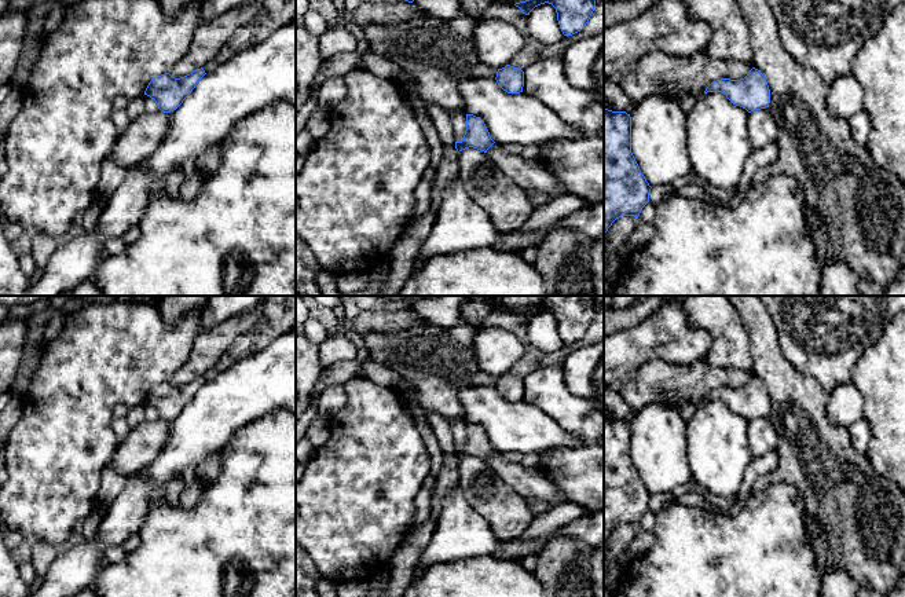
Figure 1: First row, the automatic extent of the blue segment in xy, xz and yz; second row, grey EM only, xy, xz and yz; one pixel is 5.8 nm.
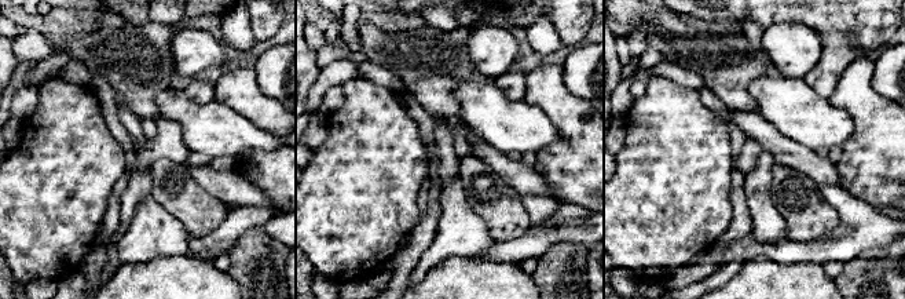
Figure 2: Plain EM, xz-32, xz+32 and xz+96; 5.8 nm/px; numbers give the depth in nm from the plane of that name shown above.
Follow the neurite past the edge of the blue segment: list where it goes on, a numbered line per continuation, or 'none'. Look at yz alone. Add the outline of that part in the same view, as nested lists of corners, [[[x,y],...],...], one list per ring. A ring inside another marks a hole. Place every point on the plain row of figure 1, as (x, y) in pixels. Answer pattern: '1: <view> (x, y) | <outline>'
none

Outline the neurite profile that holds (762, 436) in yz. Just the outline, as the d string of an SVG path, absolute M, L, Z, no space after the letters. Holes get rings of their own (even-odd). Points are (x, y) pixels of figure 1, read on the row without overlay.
M769 415L750 421L748 442L754 457L762 457L777 450L778 435Z

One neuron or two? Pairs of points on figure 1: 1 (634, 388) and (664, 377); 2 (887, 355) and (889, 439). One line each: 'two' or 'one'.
1: one
2: one

